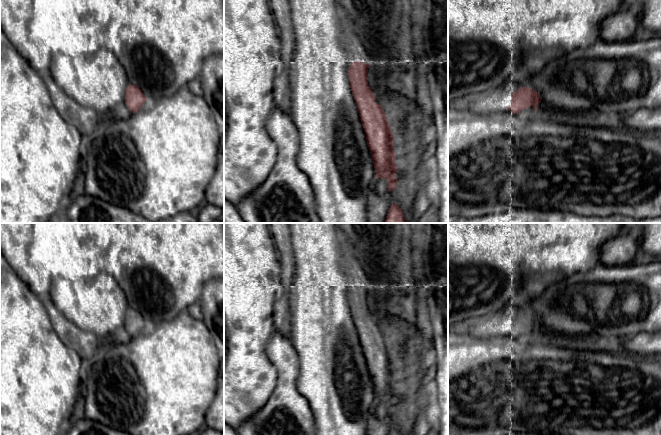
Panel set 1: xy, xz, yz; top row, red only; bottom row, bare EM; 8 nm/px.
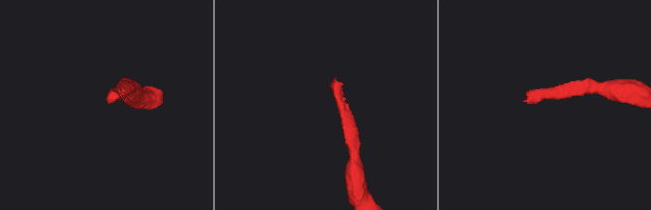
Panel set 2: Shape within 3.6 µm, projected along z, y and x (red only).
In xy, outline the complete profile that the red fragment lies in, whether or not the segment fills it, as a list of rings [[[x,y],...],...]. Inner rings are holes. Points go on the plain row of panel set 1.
[[[128,307],[125,322],[115,331],[113,337],[116,340],[127,340],[146,335],[148,331],[153,331],[159,324],[160,322],[148,325],[139,311]]]

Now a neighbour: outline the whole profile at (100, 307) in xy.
[[[99,277],[96,281],[87,284],[81,290],[70,288],[67,292],[59,292],[57,295],[52,292],[51,298],[56,307],[65,315],[66,320],[74,323],[82,330],[92,332],[100,340],[112,337],[115,331],[125,322],[128,299],[119,284],[110,277]]]

